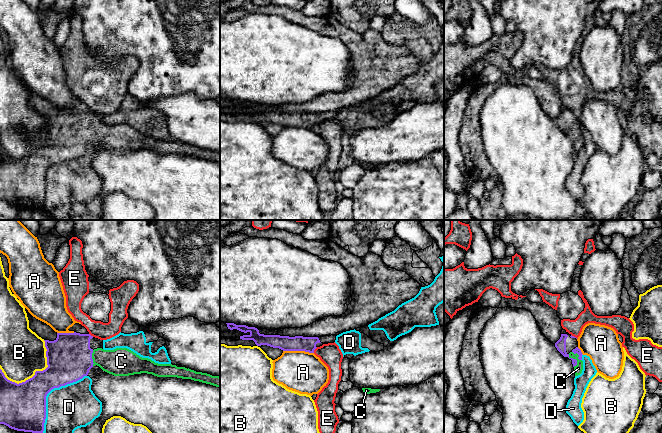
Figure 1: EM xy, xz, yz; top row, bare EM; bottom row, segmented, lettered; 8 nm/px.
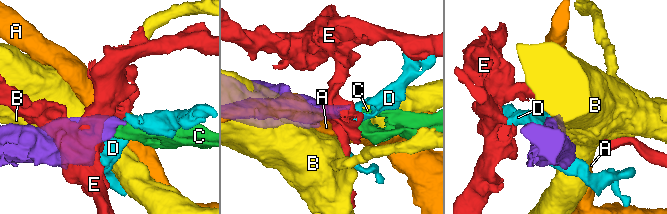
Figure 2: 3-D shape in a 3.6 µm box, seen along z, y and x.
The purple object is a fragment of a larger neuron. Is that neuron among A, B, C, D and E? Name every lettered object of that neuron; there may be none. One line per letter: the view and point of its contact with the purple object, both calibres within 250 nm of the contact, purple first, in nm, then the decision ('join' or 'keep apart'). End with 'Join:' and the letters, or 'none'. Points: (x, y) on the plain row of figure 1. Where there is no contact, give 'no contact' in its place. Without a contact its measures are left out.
A: contact xz (298, 126); calibres 130 and 340 nm; keep apart
B: contact xy (38, 147); calibres 320 and 360 nm; keep apart
C: contact yz (578, 134); calibres 80 and 70 nm; join
D: contact xy (47, 169); calibres 360 and 360 nm; keep apart
E: contact xz (314, 125); calibres 130 and 170 nm; keep apart
Join: C

